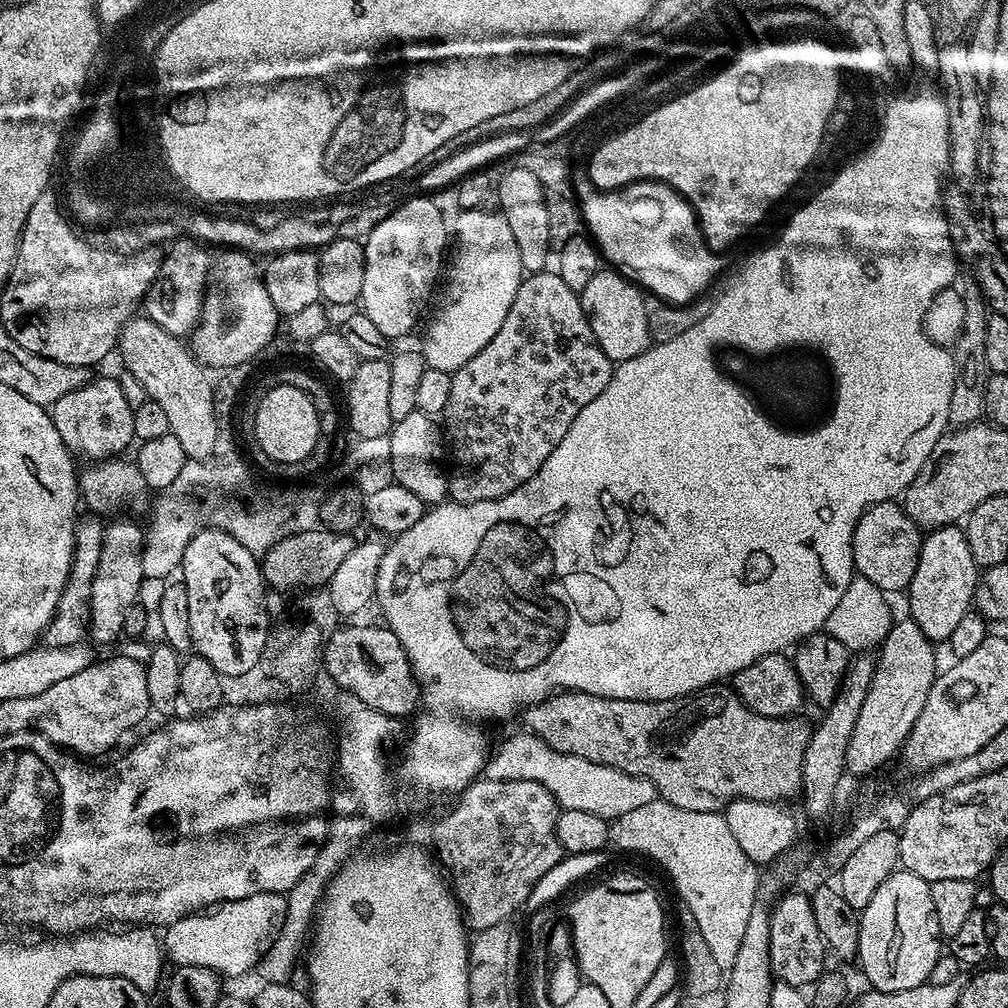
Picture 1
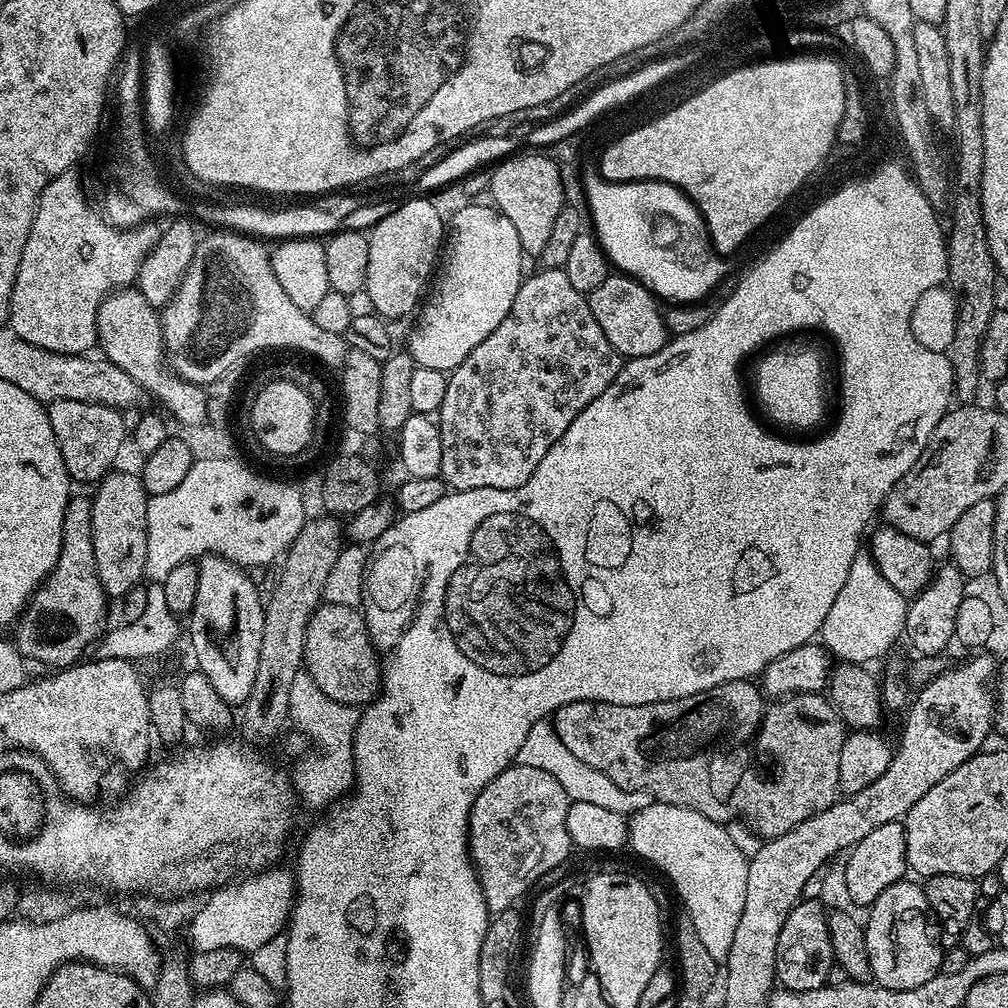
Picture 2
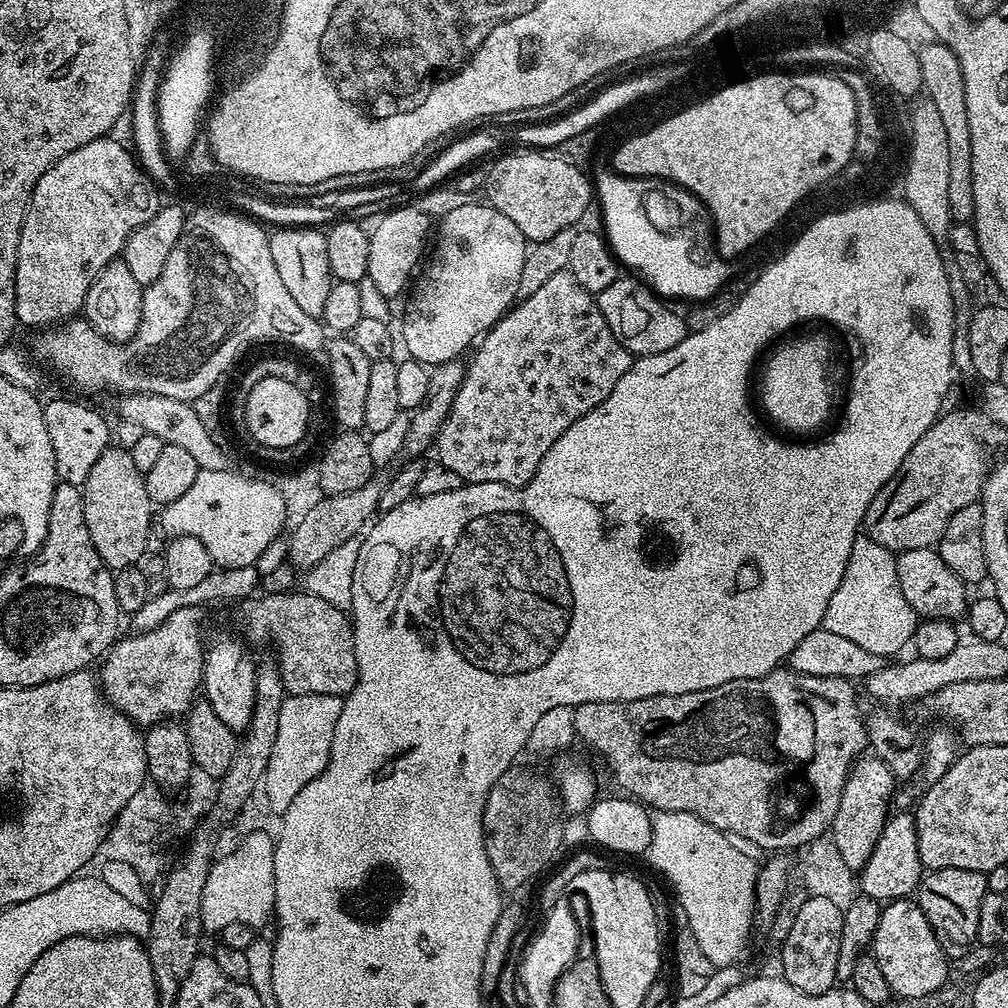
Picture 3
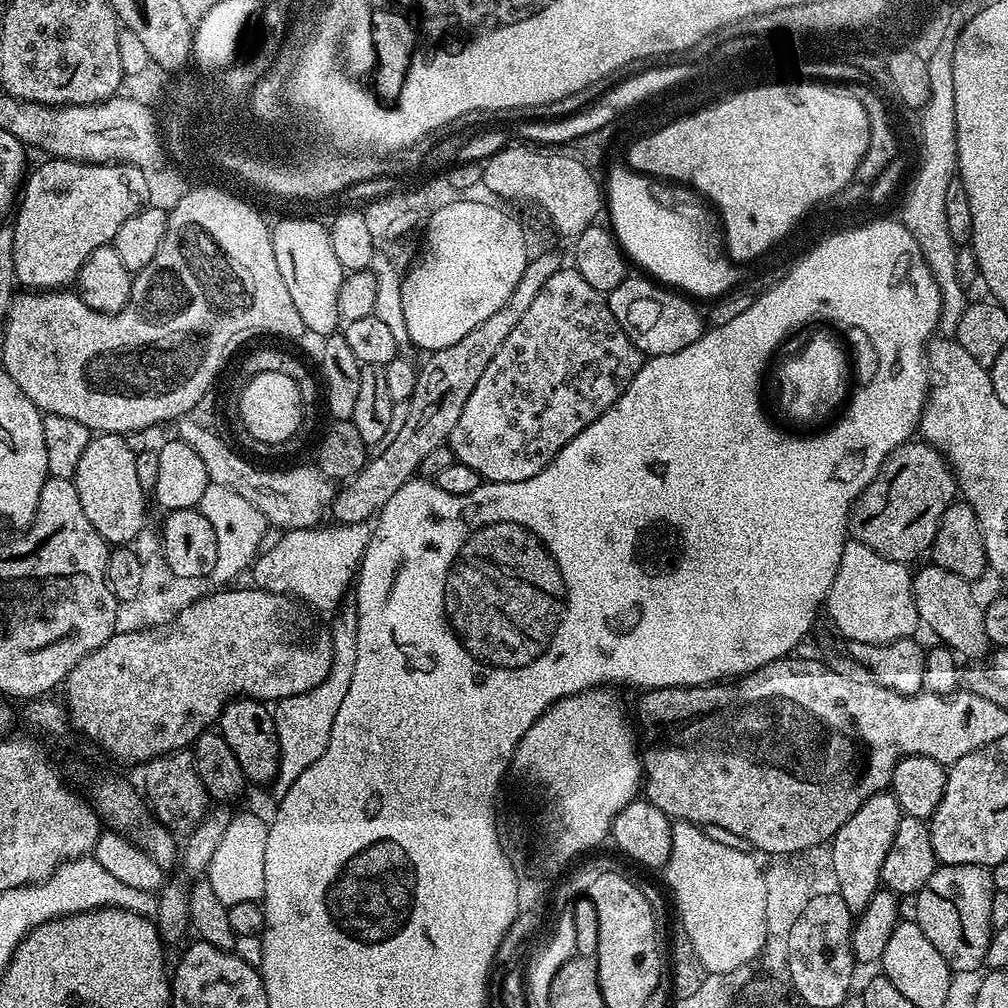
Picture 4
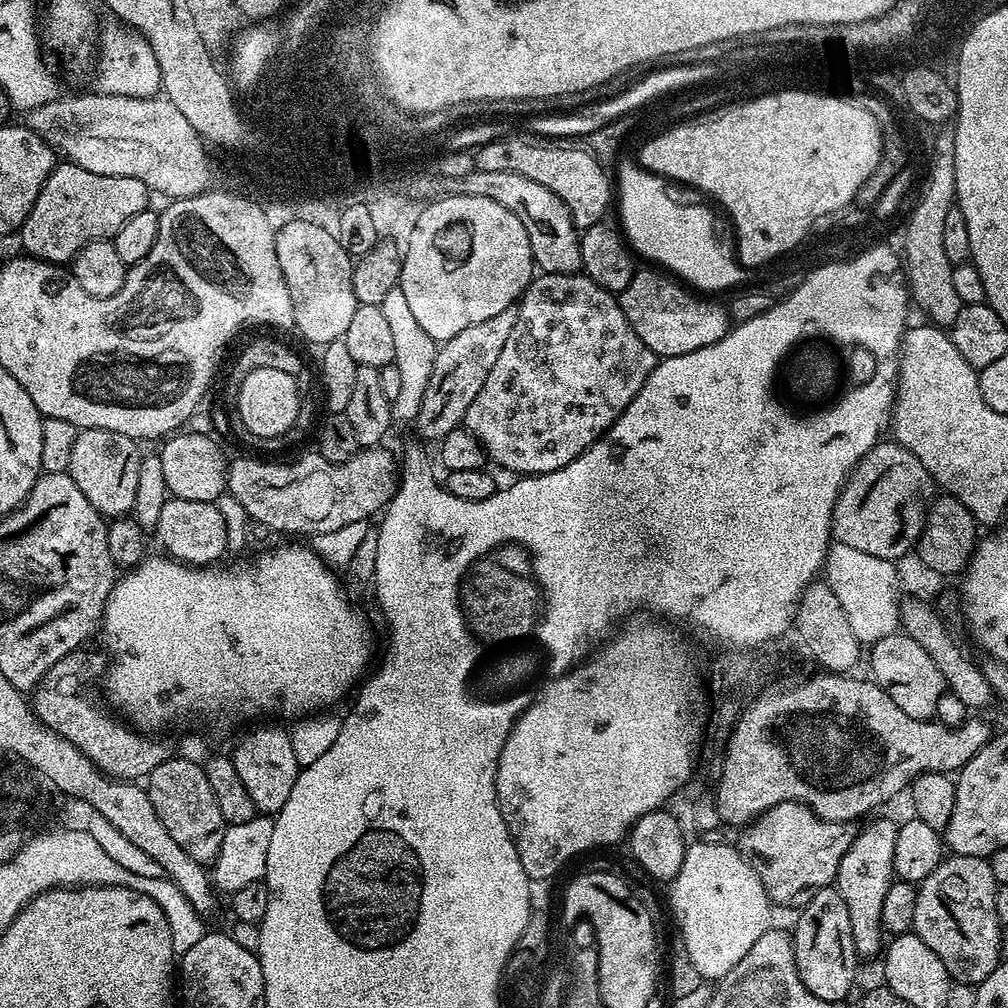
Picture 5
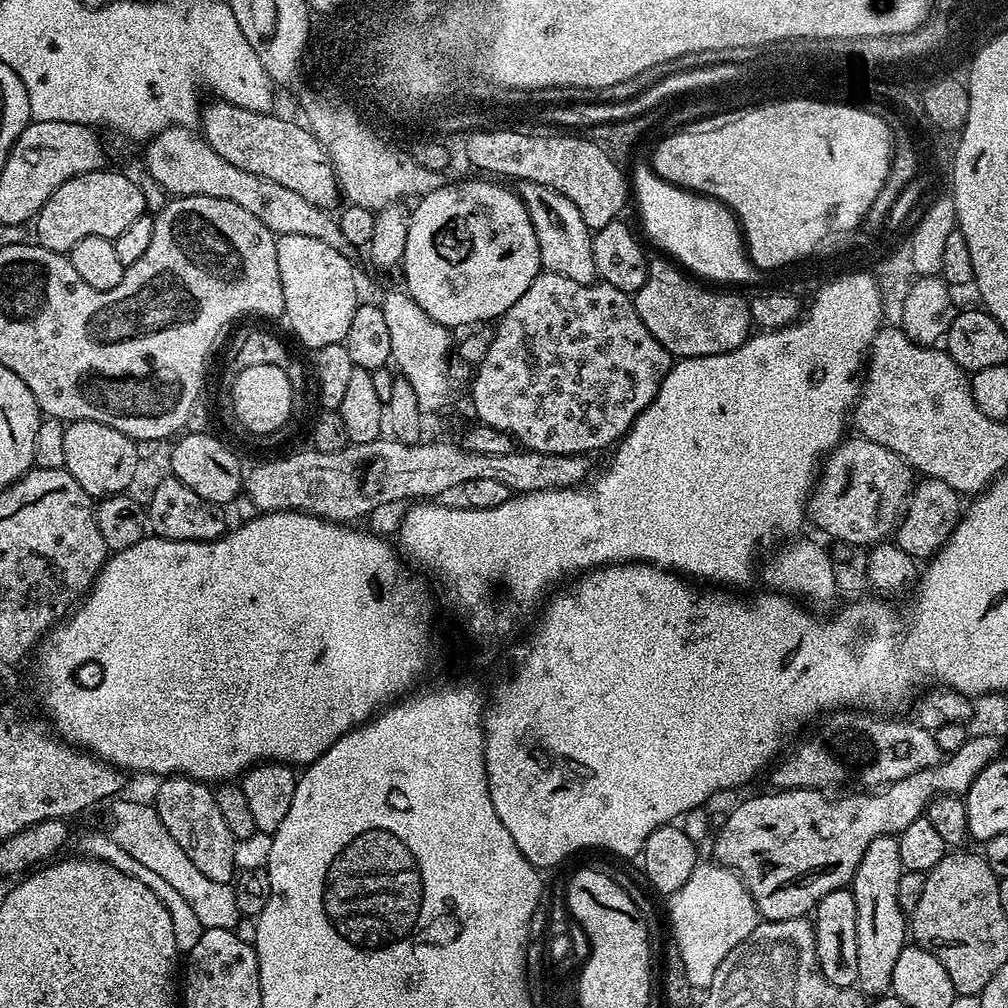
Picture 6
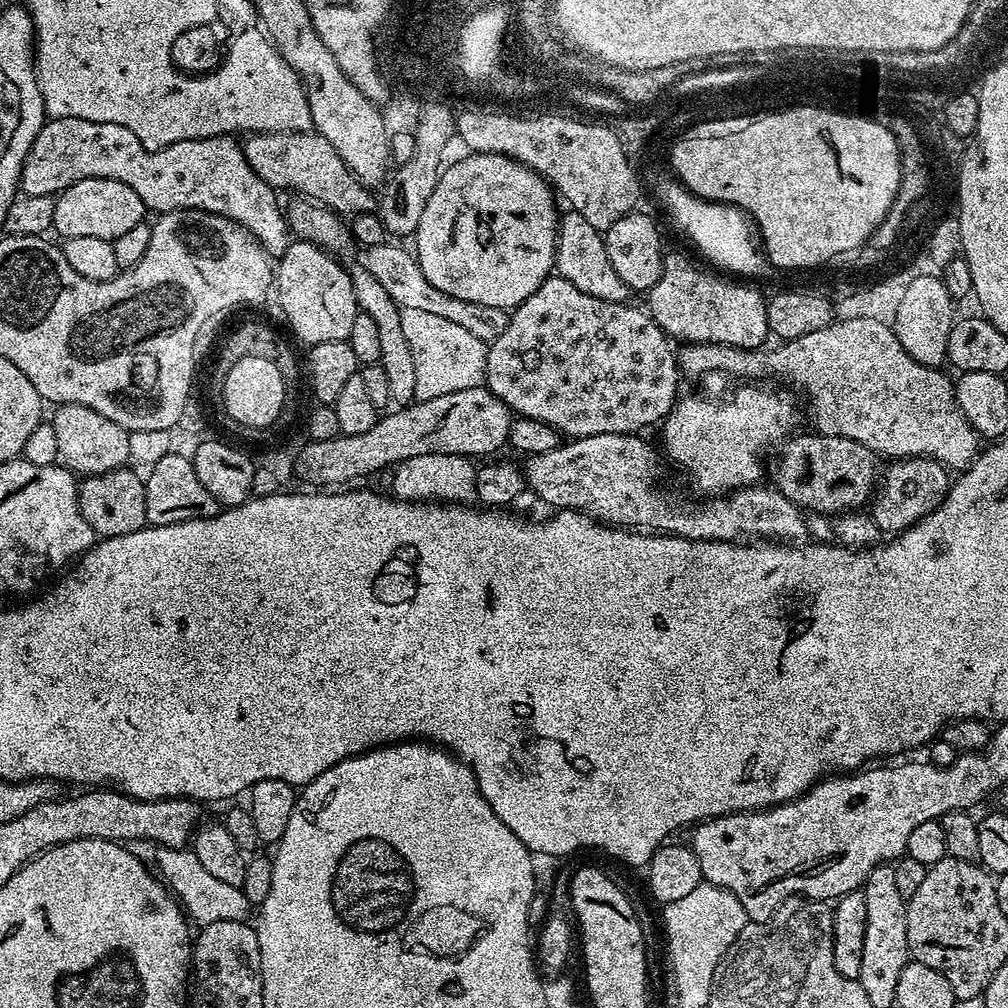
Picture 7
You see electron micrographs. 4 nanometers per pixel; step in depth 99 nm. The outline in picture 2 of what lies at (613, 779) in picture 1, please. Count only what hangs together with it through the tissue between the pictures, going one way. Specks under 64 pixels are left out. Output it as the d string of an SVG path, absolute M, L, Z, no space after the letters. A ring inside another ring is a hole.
M539 720L530 728L526 734L522 746L519 747L517 763L528 766L538 766L546 770L548 774L553 774L558 782L562 783L562 788L566 790L571 801L593 802L594 806L605 807L615 813L622 813L631 816L636 812L641 812L646 806L654 804L653 796L646 791L626 791L626 789L615 786L606 774L596 770L592 766L587 766L586 762L581 762L558 738L551 721Z

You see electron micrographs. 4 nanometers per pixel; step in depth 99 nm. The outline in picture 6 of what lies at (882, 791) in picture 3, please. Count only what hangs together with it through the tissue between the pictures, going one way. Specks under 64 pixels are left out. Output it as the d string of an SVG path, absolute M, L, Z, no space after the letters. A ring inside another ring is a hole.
M876 836L858 870L852 875L851 890L858 906L858 978L856 984L865 997L885 995L894 978L894 962L906 946L906 913L898 906L898 878L904 873L896 836Z

